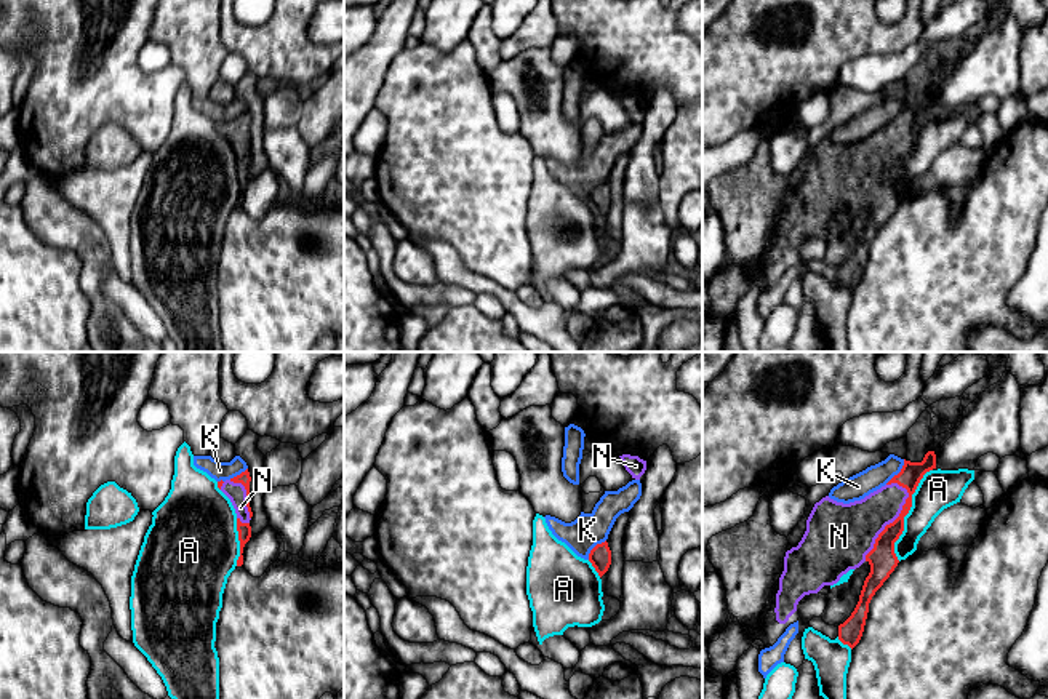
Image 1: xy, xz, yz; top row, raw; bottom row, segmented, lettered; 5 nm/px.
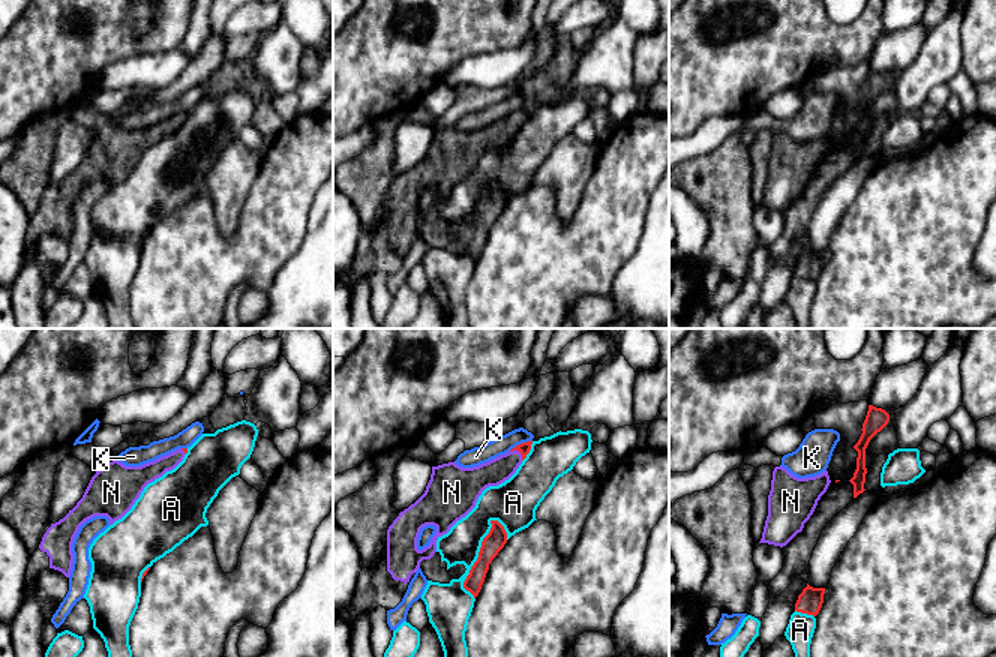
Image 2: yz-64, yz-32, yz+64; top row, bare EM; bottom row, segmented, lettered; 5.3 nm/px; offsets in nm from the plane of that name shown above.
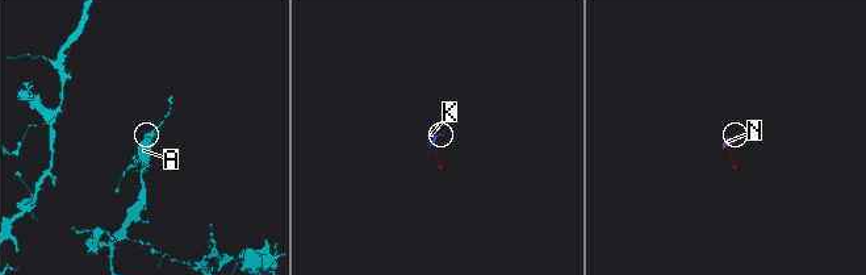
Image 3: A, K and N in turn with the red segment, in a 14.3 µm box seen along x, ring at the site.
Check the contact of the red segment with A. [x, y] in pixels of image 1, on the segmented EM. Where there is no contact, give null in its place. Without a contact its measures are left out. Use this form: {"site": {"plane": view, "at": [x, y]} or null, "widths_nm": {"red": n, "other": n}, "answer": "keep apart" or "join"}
{"site": {"plane": "yz", "at": [908, 512]}, "widths_nm": {"red": 120, "other": 200}, "answer": "keep apart"}

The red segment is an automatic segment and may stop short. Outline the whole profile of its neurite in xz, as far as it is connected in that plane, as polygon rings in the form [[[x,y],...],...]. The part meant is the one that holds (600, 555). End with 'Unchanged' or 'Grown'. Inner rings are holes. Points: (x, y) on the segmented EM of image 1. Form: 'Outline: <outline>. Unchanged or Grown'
Outline: [[[606,541],[602,544],[597,544],[590,550],[589,561],[592,563],[592,566],[595,568],[600,577],[608,571],[611,565],[611,550]]]. Unchanged

